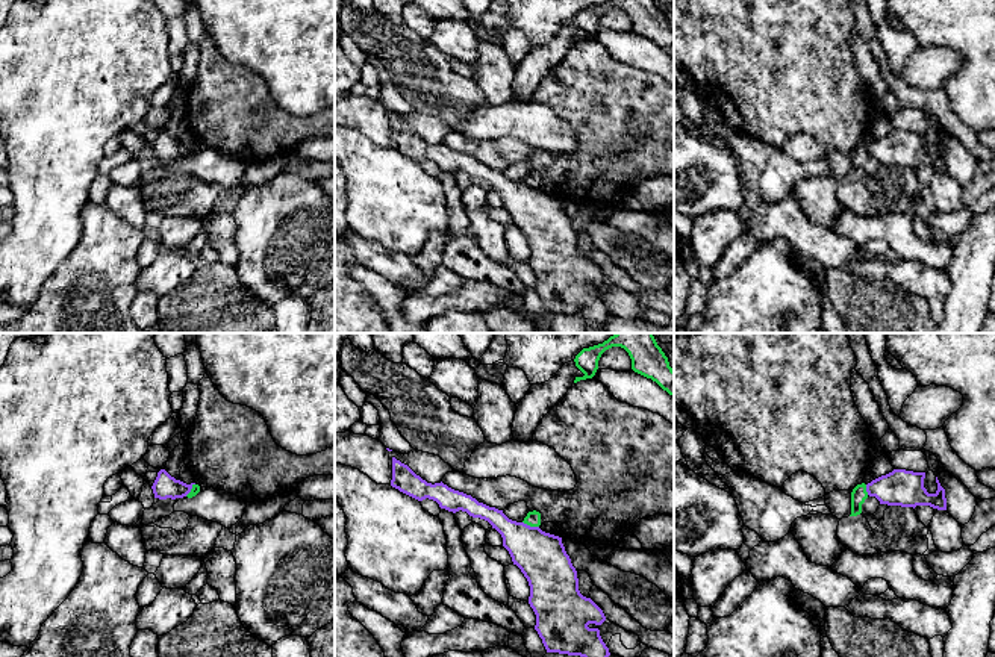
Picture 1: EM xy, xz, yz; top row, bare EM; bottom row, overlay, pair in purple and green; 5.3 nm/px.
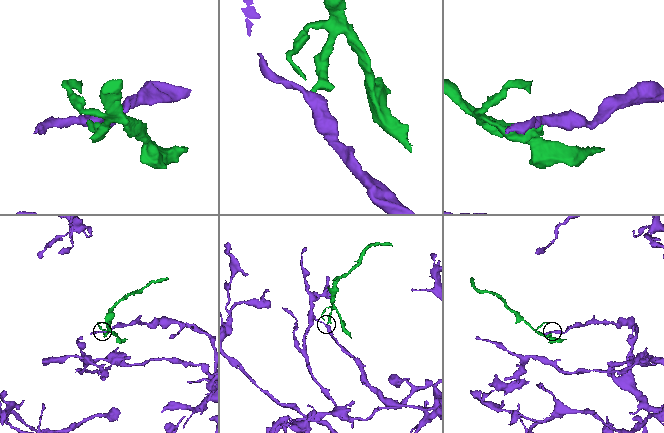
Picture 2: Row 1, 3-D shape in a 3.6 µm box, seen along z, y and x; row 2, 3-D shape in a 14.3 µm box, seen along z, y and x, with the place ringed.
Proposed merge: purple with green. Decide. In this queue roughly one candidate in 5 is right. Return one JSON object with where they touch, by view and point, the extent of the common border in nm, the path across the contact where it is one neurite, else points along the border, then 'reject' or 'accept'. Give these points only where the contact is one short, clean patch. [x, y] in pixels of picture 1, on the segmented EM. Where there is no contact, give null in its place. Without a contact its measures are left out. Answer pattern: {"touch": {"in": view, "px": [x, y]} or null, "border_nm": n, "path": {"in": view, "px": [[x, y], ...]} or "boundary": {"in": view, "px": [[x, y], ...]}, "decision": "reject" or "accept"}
{"touch": {"in": "xz", "px": [529, 526]}, "border_nm": 90, "boundary": {"in": "xz", "px": [[523, 521], [538, 527]]}, "decision": "reject"}

